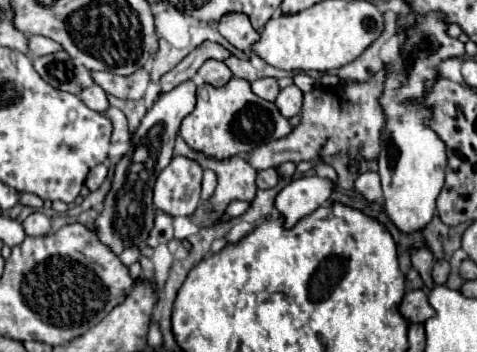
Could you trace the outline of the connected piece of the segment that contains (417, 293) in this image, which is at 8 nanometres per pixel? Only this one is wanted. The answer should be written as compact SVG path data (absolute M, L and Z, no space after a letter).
M410 290L410 292L406 292L406 296L400 304L400 314L412 324L420 324L420 322L426 322L428 318L432 318L434 310L428 304L428 296L424 290Z

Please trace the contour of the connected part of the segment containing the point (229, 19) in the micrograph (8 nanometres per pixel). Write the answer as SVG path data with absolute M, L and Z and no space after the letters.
M226 14L218 22L218 32L238 50L248 52L254 42L258 42L258 32L252 28L248 16L244 14Z

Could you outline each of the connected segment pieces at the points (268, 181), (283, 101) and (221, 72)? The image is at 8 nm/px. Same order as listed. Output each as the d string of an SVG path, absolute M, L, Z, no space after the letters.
M266 168L266 170L260 170L258 172L258 178L256 178L256 186L260 190L266 190L266 188L274 188L278 184L278 172L274 168Z
M294 84L284 88L276 98L276 106L278 106L278 110L280 110L280 114L284 118L296 116L300 112L300 108L302 108L302 92Z
M206 60L200 70L198 70L198 76L210 84L210 86L226 86L226 82L230 82L232 78L232 72L228 70L228 66L224 62L218 62L218 60Z

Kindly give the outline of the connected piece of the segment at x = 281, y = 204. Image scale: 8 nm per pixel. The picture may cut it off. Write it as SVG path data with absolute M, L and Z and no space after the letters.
M302 176L292 180L276 196L276 212L284 220L286 228L292 228L300 218L312 214L316 208L328 202L334 184L320 176Z

